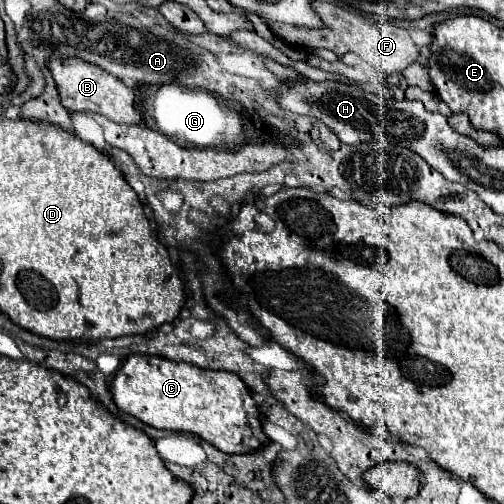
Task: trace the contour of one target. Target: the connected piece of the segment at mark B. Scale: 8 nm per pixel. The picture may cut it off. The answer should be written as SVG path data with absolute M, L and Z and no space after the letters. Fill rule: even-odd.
M54 58L48 60L48 68L60 90L62 104L72 112L96 112L116 124L142 124L142 114L136 108L136 94L120 78L108 74L96 64L84 62L82 58Z

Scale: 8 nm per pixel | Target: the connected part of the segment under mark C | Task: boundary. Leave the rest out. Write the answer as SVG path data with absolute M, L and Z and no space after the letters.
M132 354L112 378L112 394L120 410L142 422L162 430L200 436L224 452L254 452L270 442L262 430L256 400L234 372L204 370L188 362Z

